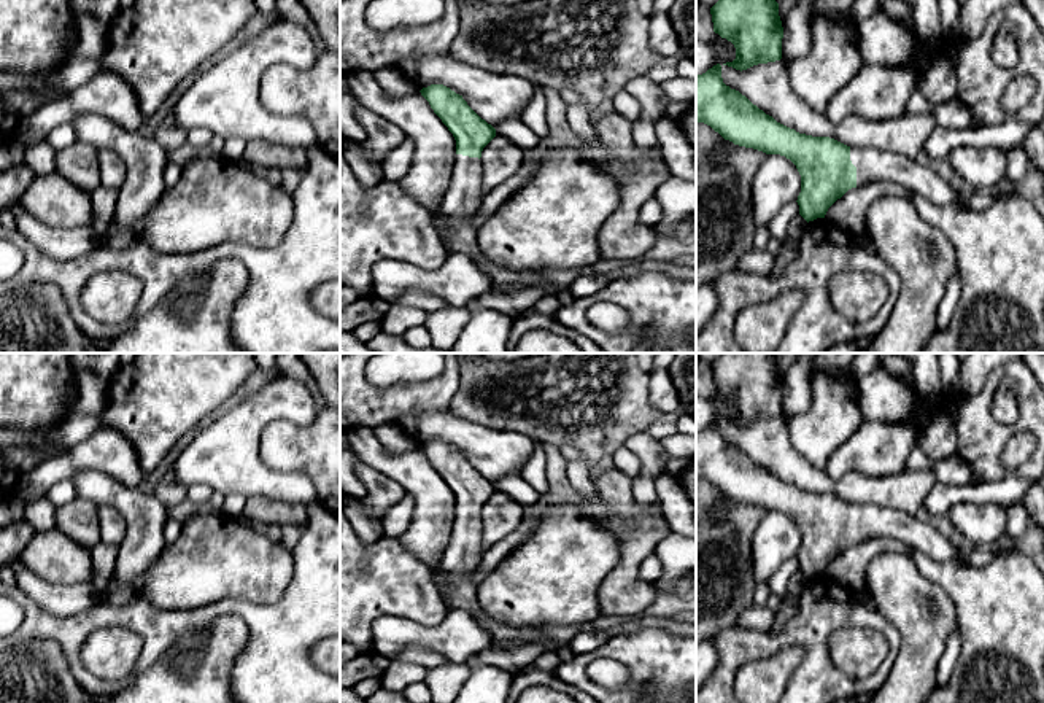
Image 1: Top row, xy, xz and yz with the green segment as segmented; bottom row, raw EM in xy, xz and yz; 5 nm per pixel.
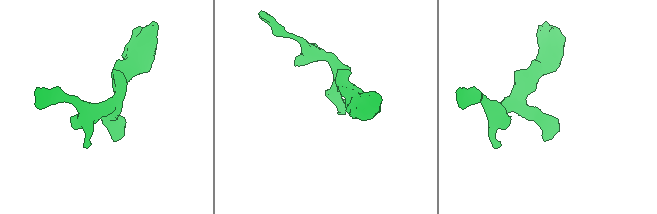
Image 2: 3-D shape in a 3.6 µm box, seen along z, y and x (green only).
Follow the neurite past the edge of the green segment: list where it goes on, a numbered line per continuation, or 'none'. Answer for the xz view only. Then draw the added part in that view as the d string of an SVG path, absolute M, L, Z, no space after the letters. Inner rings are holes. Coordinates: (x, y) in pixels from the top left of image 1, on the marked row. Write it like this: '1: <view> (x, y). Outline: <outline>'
1: xz (464, 193). Outline: M454 156L451 180L440 200L442 213L454 229L477 213L483 199L481 178L478 157Z

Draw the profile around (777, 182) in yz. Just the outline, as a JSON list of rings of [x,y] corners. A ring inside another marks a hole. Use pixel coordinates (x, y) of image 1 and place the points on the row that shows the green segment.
[[[768,154],[752,183],[755,226],[769,226],[780,208],[798,200],[799,192],[801,175],[796,165],[785,156]]]

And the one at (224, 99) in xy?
[[[280,19],[243,46],[222,52],[195,78],[172,115],[186,130],[205,127],[215,137],[307,150],[316,145],[313,124],[302,116],[270,113],[259,99],[259,84],[272,65],[308,70],[316,56],[316,43],[304,27]]]

